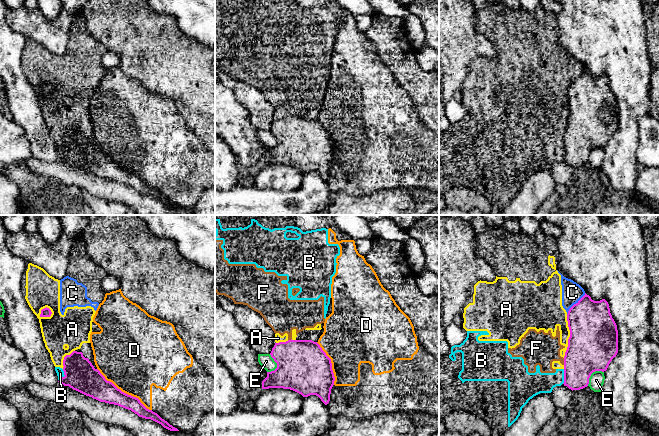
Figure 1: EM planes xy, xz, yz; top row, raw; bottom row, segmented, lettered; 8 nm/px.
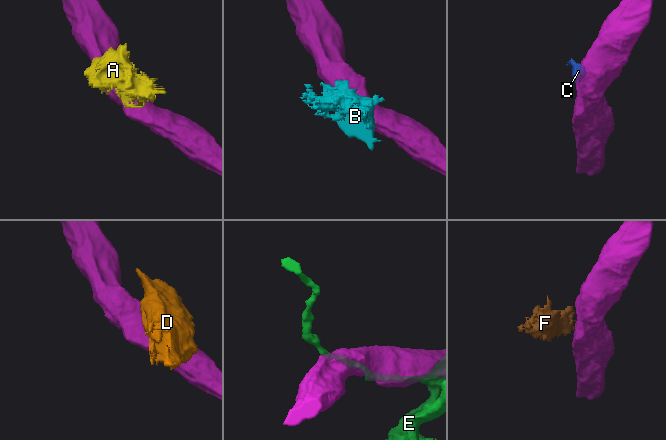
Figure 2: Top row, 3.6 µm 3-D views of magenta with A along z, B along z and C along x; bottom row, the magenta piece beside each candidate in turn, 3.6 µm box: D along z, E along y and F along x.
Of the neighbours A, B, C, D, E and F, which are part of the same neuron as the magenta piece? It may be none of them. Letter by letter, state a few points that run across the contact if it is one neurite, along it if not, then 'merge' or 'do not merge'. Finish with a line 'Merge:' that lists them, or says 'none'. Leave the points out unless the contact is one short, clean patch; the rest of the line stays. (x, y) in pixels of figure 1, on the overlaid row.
A: do not merge
B: line yz (564, 369), (564, 381), (562, 383); do not merge
C: line yz (585, 293), (569, 309), (567, 314); do not merge
D: do not merge
E: do not merge
F: line yz (563, 358), (564, 364); do not merge
Merge: none

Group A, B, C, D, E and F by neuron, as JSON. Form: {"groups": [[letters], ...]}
{"groups": [["A", "B", "C", "F"], ["D"], ["E"]]}

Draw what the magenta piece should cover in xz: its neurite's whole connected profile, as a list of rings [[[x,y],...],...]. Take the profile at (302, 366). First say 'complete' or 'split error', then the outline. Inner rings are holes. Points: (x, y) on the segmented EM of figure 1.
complete | [[[291,339],[275,343],[270,355],[277,368],[267,372],[262,389],[290,389],[303,397],[316,395],[325,405],[329,403],[335,377],[331,359],[317,342]]]

